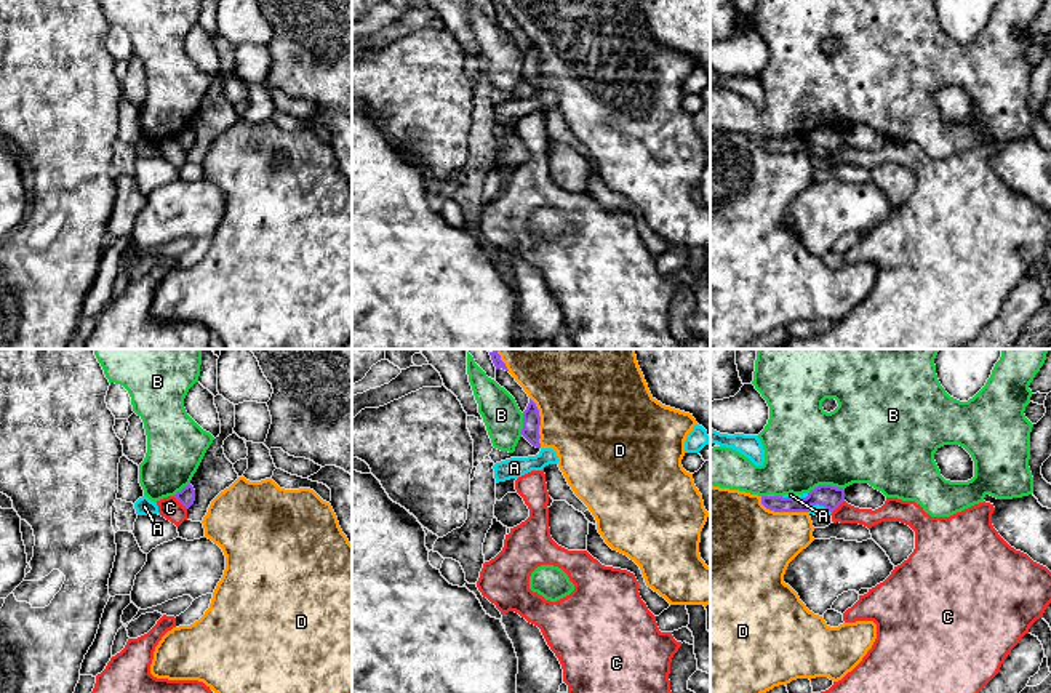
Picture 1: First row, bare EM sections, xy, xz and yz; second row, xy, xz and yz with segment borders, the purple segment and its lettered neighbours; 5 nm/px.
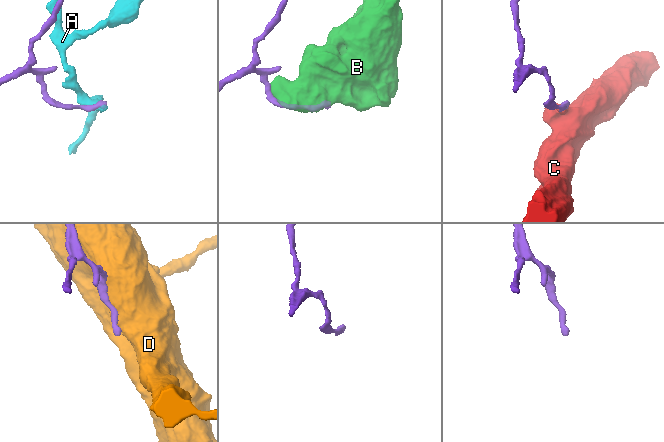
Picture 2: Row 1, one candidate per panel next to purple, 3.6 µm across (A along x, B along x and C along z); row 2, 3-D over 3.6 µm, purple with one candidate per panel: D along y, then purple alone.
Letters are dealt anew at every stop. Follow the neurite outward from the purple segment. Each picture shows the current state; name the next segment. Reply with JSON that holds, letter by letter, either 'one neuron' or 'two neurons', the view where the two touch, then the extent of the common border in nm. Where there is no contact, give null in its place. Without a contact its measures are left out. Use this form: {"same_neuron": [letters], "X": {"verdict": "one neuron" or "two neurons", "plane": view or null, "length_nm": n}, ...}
{"same_neuron": [], "A": {"verdict": "two neurons", "plane": "yz", "length_nm": 120}, "B": {"verdict": "two neurons", "plane": "yz", "length_nm": 190}, "C": {"verdict": "two neurons", "plane": "xy", "length_nm": 100}, "D": {"verdict": "two neurons", "plane": "yz", "length_nm": 260}}

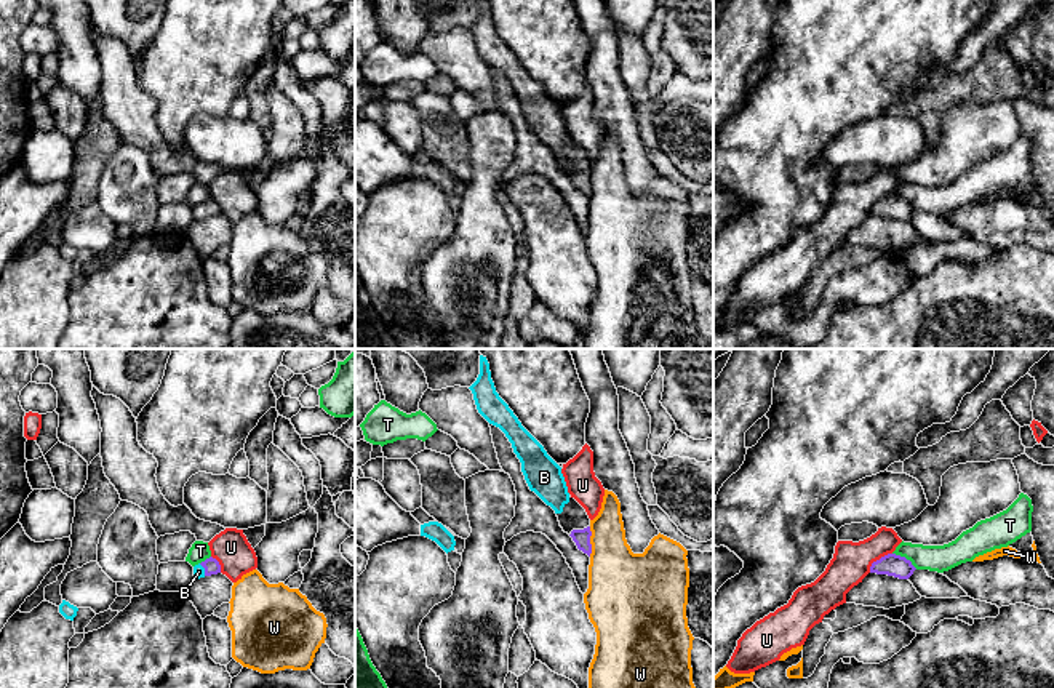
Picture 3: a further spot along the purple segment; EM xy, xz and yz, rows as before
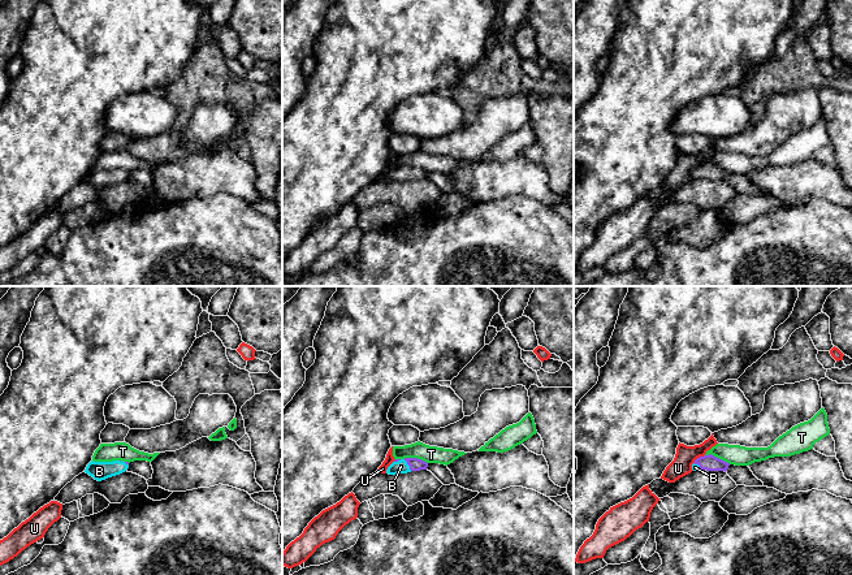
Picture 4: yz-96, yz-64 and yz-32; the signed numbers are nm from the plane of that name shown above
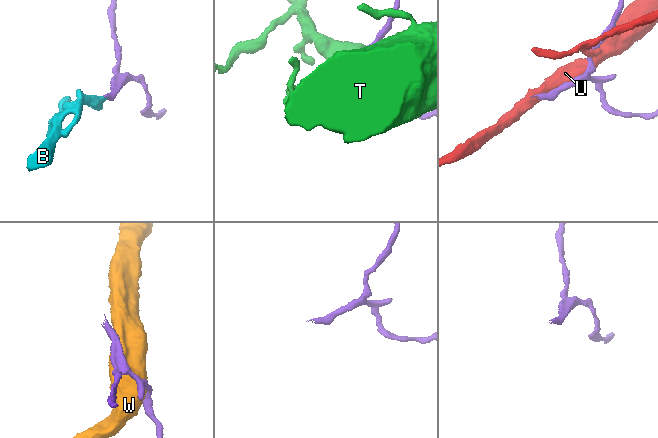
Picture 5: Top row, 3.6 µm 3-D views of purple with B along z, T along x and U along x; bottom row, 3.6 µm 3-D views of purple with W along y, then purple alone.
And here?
{"same_neuron": ["B"], "B": {"verdict": "one neuron", "plane": "xy", "length_nm": 70}, "T": {"verdict": "two neurons", "plane": "yz", "length_nm": 150}, "U": {"verdict": "two neurons", "plane": "yz", "length_nm": 160}, "W": {"verdict": "two neurons", "plane": "xz", "length_nm": 150}}

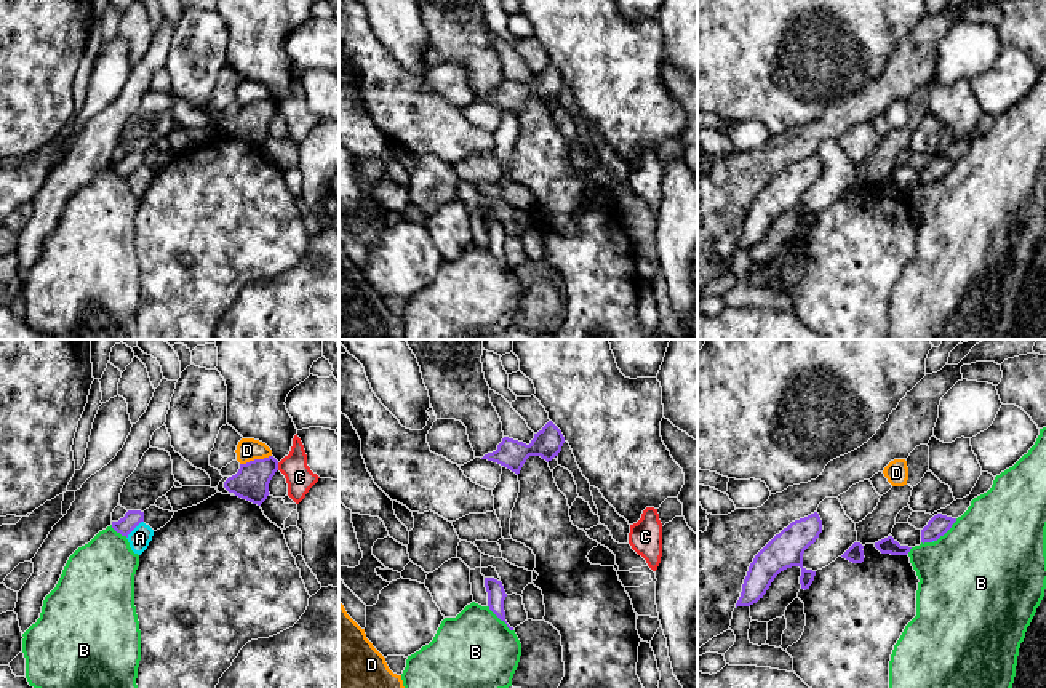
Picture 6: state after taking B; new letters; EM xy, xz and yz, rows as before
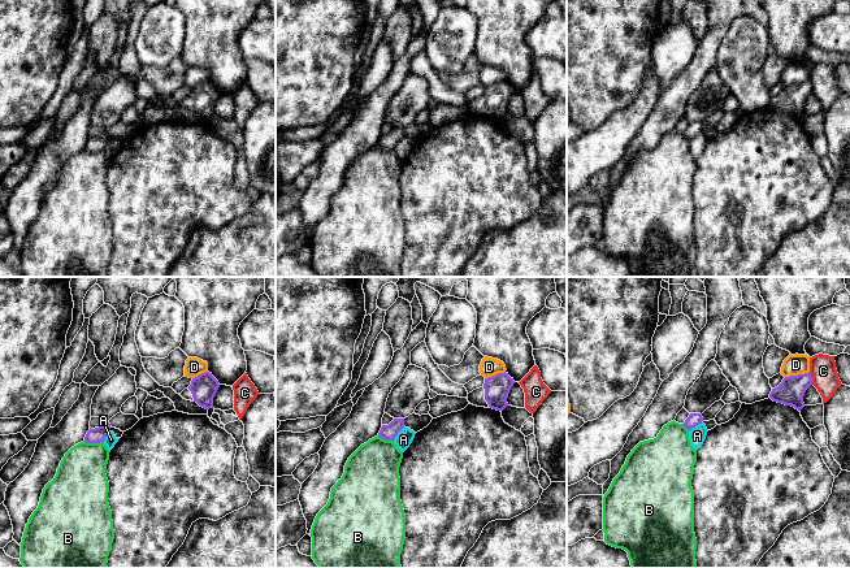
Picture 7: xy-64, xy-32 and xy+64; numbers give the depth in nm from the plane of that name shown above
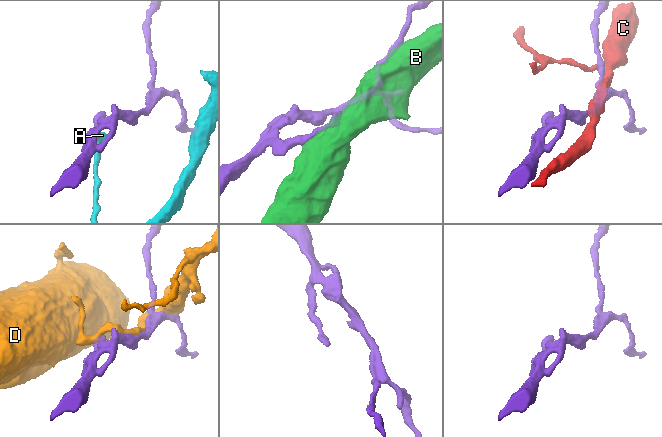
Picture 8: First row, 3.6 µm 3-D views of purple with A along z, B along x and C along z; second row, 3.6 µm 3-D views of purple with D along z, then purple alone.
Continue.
{"same_neuron": [], "A": {"verdict": "two neurons", "plane": "xy", "length_nm": 130}, "B": {"verdict": "two neurons", "plane": "xz", "length_nm": 180}, "C": {"verdict": "two neurons", "plane": "xy", "length_nm": 40}, "D": {"verdict": "two neurons", "plane": "xy", "length_nm": 170}}

